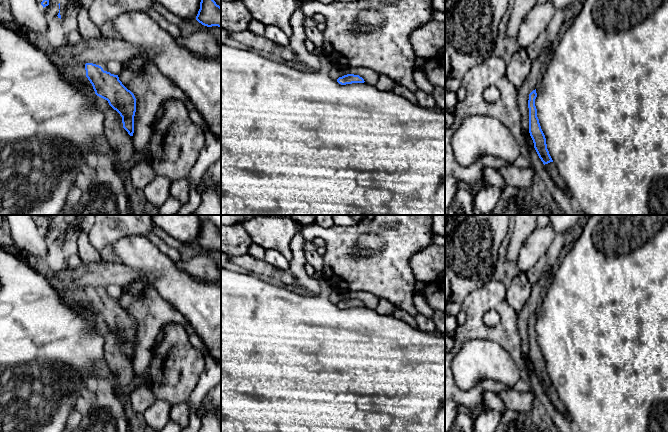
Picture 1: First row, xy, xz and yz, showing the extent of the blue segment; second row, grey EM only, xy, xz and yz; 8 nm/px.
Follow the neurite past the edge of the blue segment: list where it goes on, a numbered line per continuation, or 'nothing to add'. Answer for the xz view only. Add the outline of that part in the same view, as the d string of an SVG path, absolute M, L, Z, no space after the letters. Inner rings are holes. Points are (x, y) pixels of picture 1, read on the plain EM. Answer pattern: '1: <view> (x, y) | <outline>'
1: xz (336, 295) | M333 290L329 296L329 300L334 304L347 298L349 298L348 294L343 290Z

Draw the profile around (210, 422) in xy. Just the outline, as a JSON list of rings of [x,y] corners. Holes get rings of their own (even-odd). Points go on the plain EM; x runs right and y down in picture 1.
[[[211,404],[205,405],[201,427],[198,432],[221,432],[221,420],[217,417],[216,413],[215,406]]]

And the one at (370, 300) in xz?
[[[348,291],[347,294],[349,298],[359,299],[365,307],[373,310],[375,310],[380,300],[378,296],[366,291]]]

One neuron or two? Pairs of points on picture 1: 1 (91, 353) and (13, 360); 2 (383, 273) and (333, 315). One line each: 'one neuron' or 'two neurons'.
1: one neuron
2: two neurons

